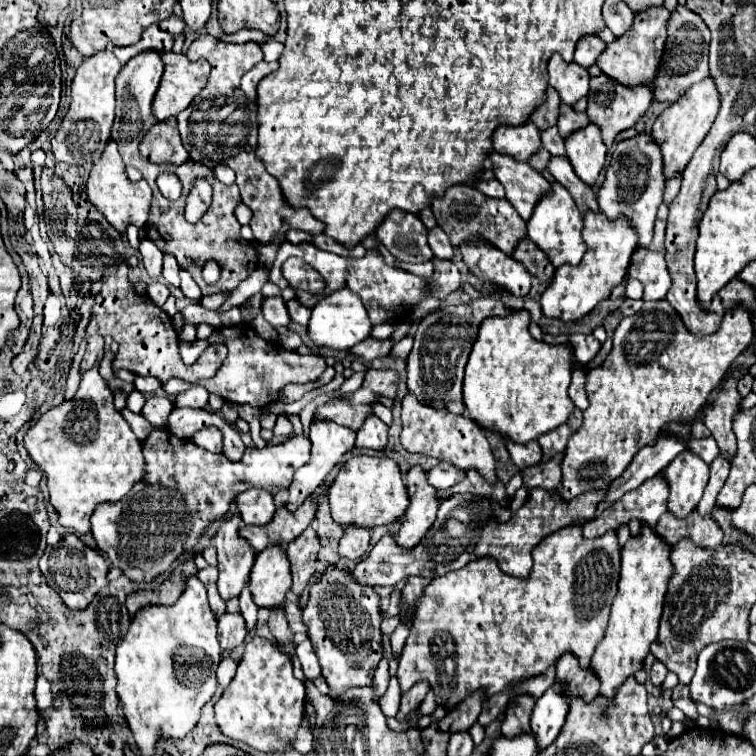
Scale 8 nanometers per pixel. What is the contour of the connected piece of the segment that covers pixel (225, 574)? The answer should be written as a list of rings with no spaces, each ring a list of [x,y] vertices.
[[[230,516],[218,528],[214,538],[214,546],[218,550],[218,594],[224,602],[238,598],[244,586],[248,584],[248,576],[254,564],[252,546],[238,536],[240,516]]]

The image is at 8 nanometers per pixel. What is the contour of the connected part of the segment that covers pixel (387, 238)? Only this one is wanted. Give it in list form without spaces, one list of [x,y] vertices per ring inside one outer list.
[[[394,210],[376,230],[378,240],[388,248],[388,252],[402,262],[428,262],[432,260],[432,250],[428,246],[428,230],[420,218]]]

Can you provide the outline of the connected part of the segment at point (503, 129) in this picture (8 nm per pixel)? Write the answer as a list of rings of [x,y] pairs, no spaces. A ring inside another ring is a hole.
[[[532,122],[524,126],[500,126],[494,132],[494,150],[498,154],[528,162],[540,148],[540,132]]]

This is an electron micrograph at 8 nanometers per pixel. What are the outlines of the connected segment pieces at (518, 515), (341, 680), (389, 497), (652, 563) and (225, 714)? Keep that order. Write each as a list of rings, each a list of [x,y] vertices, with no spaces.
[[[534,488],[530,494],[530,500],[526,500],[524,506],[520,510],[516,510],[506,524],[488,522],[488,526],[482,528],[482,536],[476,542],[474,554],[478,558],[492,556],[498,562],[500,570],[506,572],[508,576],[526,578],[532,568],[532,556],[530,556],[532,548],[548,534],[552,534],[564,526],[570,526],[578,518],[590,518],[596,512],[596,506],[602,498],[604,498],[604,490],[594,490],[594,492],[580,494],[570,502],[564,502],[564,500],[560,500],[560,496],[556,492],[548,492],[544,488]]]
[[[328,566],[326,574],[312,586],[310,602],[304,608],[304,620],[308,624],[308,638],[314,646],[314,652],[322,666],[322,676],[326,678],[330,698],[342,696],[348,688],[362,688],[372,686],[372,676],[382,660],[382,634],[380,634],[380,596],[370,586],[360,586],[350,576],[348,570],[340,566]]]
[[[352,456],[334,478],[328,490],[330,516],[336,524],[374,528],[386,526],[400,520],[408,508],[408,492],[402,480],[402,472],[392,458],[370,458],[370,456]]]
[[[642,526],[640,538],[630,538],[622,548],[622,572],[618,582],[618,594],[614,598],[608,628],[604,640],[596,646],[596,652],[590,662],[590,670],[600,680],[600,696],[614,698],[618,688],[626,678],[634,676],[644,666],[644,658],[650,652],[650,644],[658,636],[658,622],[662,616],[664,594],[668,588],[668,578],[672,576],[670,546],[660,540],[660,536]]]
[[[256,636],[246,644],[246,652],[244,652],[242,660],[238,662],[238,670],[236,670],[234,680],[228,684],[228,688],[224,690],[224,694],[216,702],[216,724],[218,724],[220,732],[224,736],[232,738],[232,740],[244,742],[250,748],[260,750],[260,752],[282,754],[282,752],[286,752],[286,748],[296,738],[296,732],[298,732],[298,728],[302,724],[304,702],[306,702],[304,684],[294,678],[290,658],[284,652],[280,652],[276,648],[276,644]]]

